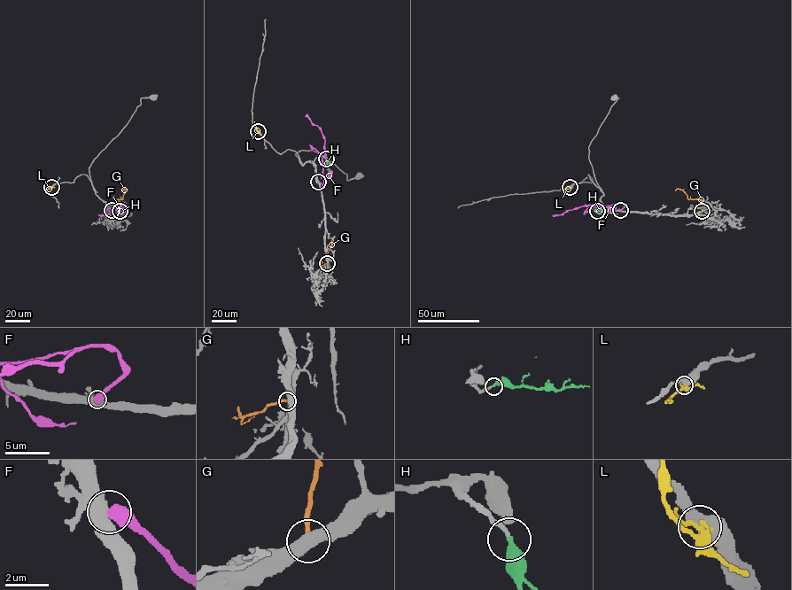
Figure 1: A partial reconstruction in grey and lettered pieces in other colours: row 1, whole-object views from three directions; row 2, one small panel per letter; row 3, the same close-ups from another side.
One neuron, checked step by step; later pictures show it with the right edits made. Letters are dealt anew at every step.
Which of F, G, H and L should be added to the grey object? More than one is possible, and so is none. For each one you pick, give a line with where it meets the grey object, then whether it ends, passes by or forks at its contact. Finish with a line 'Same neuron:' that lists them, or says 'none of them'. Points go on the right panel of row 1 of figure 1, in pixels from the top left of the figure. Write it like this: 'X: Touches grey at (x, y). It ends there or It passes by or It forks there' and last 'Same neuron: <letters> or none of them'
H: Touches grey at (597, 211). It ends there
Same neuron: H

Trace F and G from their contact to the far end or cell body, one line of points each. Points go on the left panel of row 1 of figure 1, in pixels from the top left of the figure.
F: (112, 210), (117, 203), (122, 205), (118, 205), (112, 213), (100, 216)
G: (120, 211), (114, 201), (122, 199), (125, 189), (122, 190)

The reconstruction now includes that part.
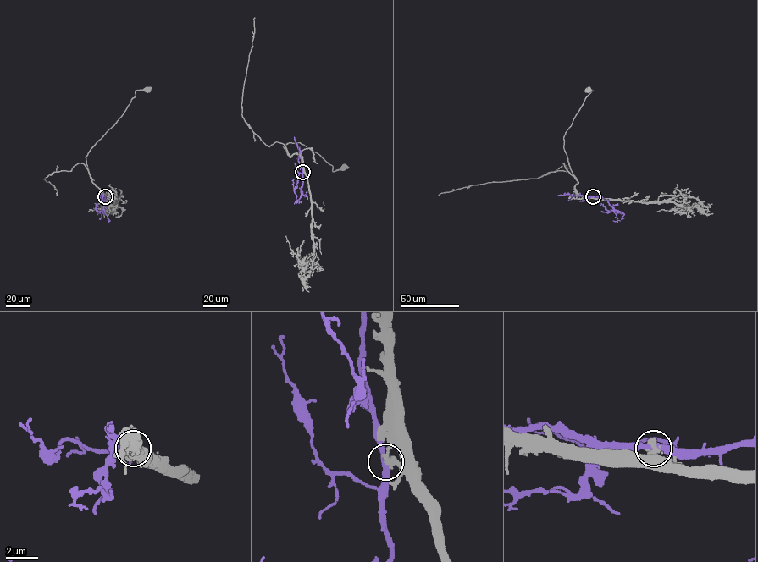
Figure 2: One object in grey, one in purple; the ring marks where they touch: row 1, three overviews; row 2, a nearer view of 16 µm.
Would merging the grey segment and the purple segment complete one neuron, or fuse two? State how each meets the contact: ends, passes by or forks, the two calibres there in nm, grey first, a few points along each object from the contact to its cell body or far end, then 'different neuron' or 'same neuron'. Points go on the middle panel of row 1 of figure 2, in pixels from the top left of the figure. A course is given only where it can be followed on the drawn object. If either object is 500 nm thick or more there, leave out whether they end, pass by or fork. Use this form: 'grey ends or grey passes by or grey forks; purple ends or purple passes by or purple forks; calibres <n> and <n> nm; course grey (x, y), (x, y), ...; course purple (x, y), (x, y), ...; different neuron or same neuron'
grey passes by; purple passes by; calibres 220 and 380 nm; course grey (302, 172), (301, 156), (290, 157), (284, 147), (287, 143), (303, 144), (333, 171), (345, 168); course purple (302, 172), (298, 199), (294, 192), (294, 179); different neuron

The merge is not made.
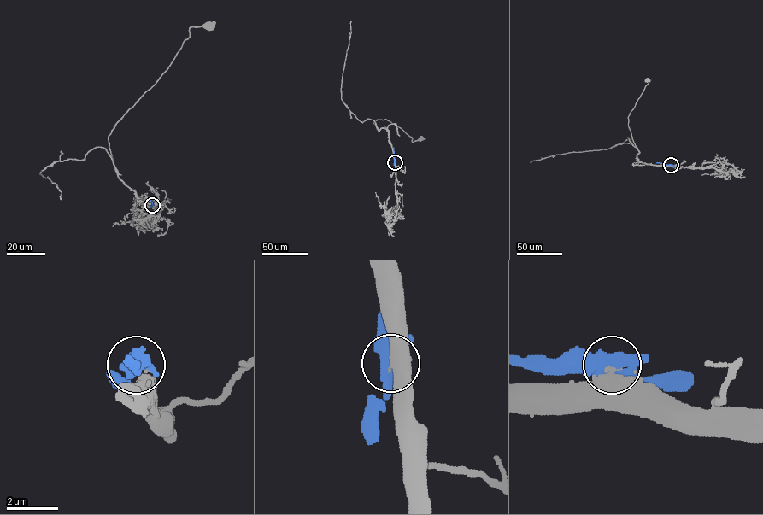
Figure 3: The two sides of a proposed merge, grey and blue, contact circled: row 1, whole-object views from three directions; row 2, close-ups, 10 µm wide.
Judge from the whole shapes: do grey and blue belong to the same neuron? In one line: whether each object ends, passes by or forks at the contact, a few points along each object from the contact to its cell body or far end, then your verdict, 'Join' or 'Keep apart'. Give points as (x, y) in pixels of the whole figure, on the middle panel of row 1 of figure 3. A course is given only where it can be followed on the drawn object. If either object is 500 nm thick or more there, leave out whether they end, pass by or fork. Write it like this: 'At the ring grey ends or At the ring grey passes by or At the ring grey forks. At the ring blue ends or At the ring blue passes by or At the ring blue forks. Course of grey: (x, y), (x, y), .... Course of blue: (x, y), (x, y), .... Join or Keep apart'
Course of grey: (394, 162), (388, 131), (383, 128), (378, 131), (373, 122), (386, 119), (401, 128), (413, 142), (421, 139). Course of blue: (394, 162), (393, 147). Keep apart

